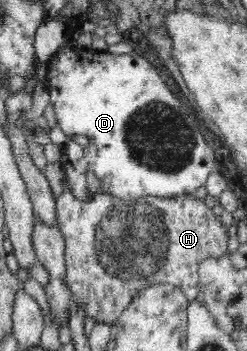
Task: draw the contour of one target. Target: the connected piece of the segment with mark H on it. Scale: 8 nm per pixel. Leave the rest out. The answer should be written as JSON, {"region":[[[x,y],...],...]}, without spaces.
{"region":[[[94,178],[87,183],[90,194],[85,200],[77,199],[69,186],[56,199],[57,226],[65,239],[65,274],[61,281],[70,292],[71,317],[77,312],[85,312],[86,318],[94,318],[97,323],[114,324],[140,290],[165,283],[179,287],[189,302],[195,301],[200,291],[200,262],[219,258],[227,252],[228,228],[223,226],[220,217],[193,196],[165,199],[142,197],[121,201],[121,198],[109,195],[101,182]]]}

